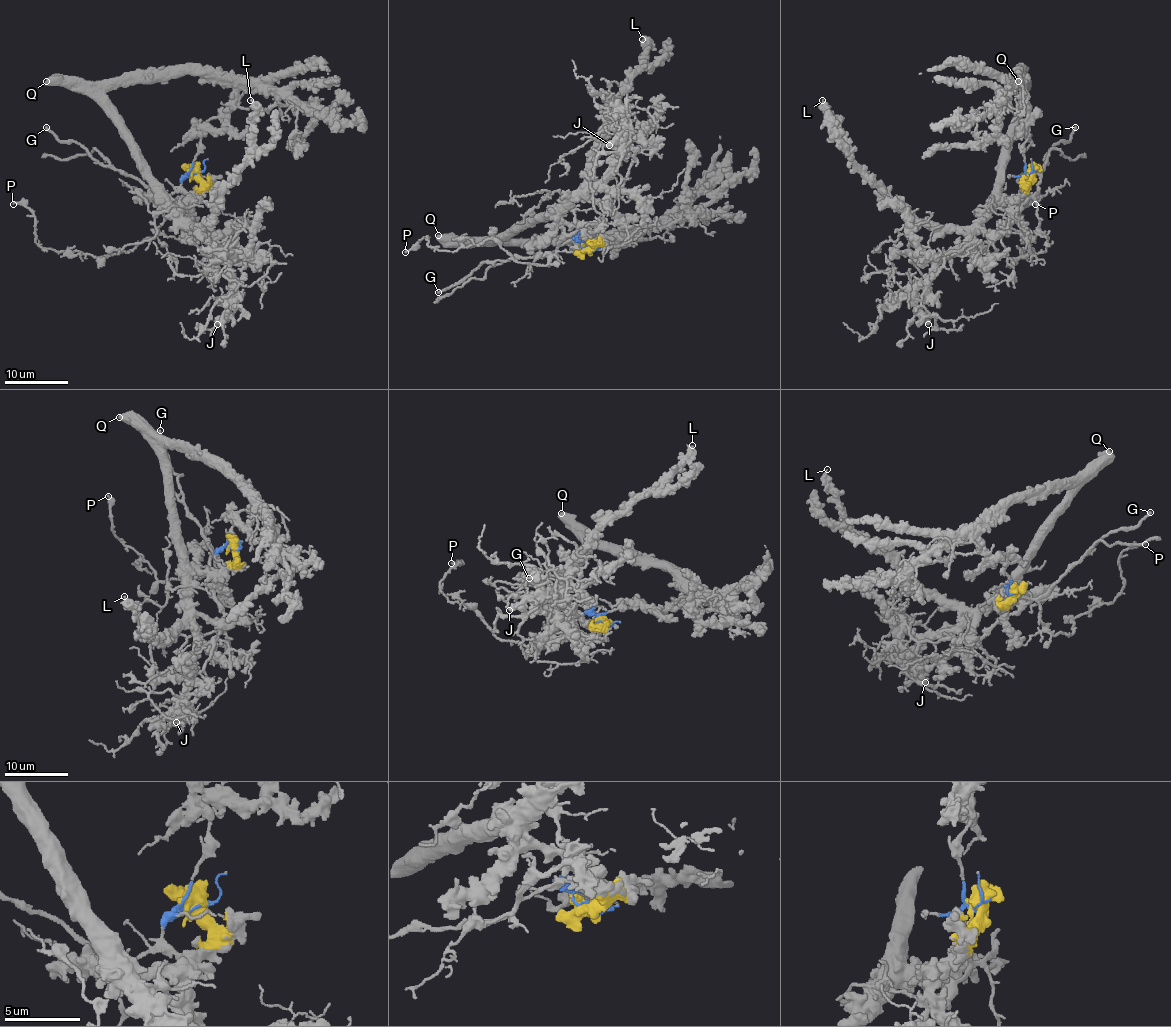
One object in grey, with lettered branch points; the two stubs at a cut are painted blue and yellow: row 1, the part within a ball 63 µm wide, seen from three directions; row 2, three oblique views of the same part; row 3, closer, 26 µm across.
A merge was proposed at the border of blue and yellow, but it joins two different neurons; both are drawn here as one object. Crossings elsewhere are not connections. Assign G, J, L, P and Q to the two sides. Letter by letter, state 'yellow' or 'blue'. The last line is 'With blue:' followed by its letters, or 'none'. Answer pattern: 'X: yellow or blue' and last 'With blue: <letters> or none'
G: blue
J: yellow
L: yellow
P: blue
Q: yellow
With blue: G, P

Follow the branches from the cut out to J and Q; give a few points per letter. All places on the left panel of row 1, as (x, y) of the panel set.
J: (193, 172), (199, 187), (191, 194), (176, 198), (169, 204), (214, 245), (226, 264), (231, 310), (217, 324)
Q: (193, 172), (199, 187), (171, 199), (130, 136), (101, 107), (76, 85), (46, 80)

